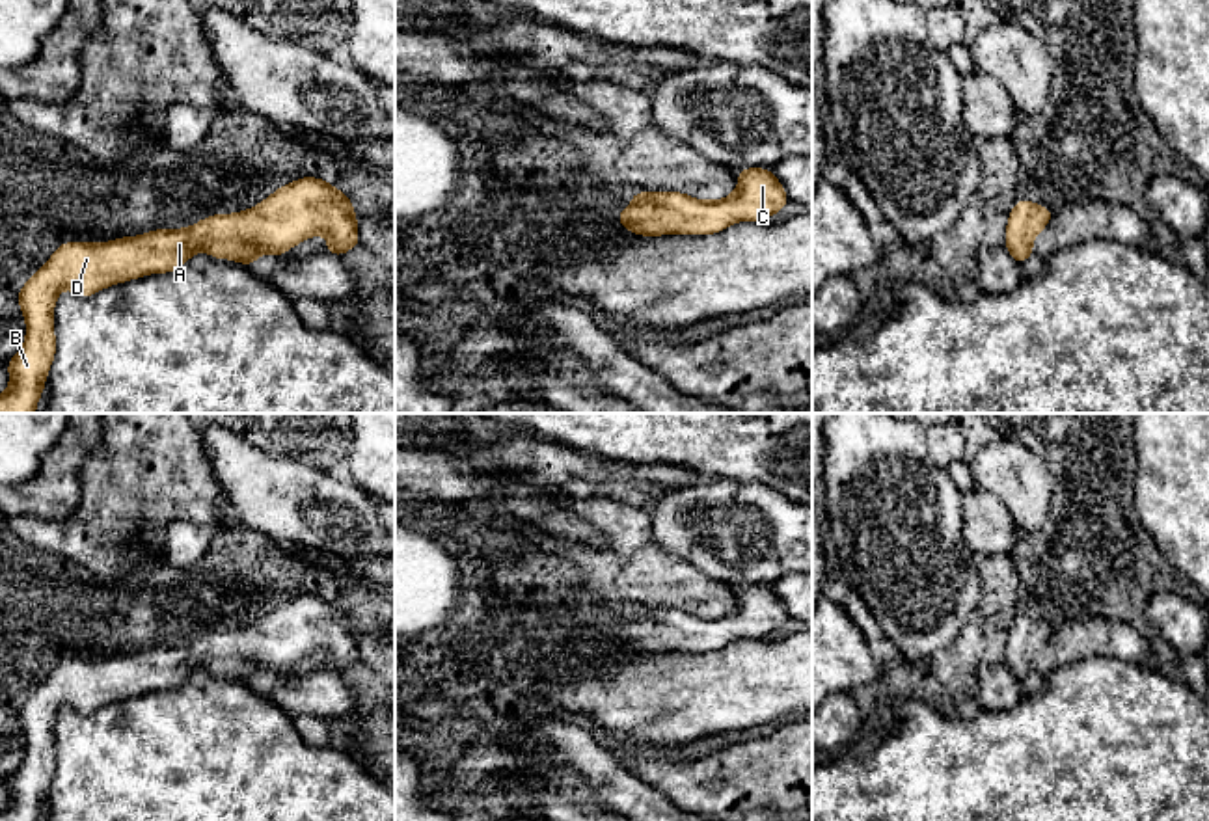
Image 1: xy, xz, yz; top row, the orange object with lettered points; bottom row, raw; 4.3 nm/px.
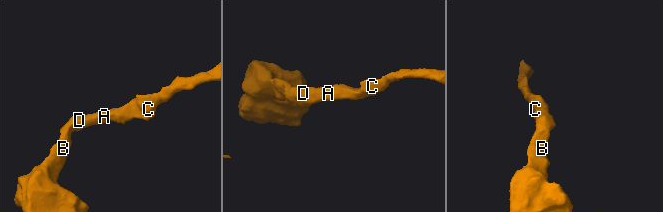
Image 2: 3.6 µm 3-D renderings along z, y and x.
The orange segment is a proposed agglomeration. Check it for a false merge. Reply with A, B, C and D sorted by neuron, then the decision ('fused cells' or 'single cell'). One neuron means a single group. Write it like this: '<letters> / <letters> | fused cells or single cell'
A B C D | single cell

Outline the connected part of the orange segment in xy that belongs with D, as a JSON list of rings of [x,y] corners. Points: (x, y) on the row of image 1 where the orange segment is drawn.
[[[300,177],[289,184],[281,184],[251,209],[231,214],[211,214],[190,227],[155,229],[101,244],[80,240],[60,244],[50,259],[17,292],[17,302],[26,322],[26,337],[20,350],[7,359],[9,385],[0,393],[0,413],[35,413],[56,356],[54,305],[61,290],[69,289],[82,298],[89,298],[123,281],[175,272],[199,251],[209,253],[212,259],[227,259],[251,266],[259,255],[283,257],[285,251],[309,236],[326,236],[328,246],[324,251],[341,257],[361,242],[352,199],[319,177]]]

